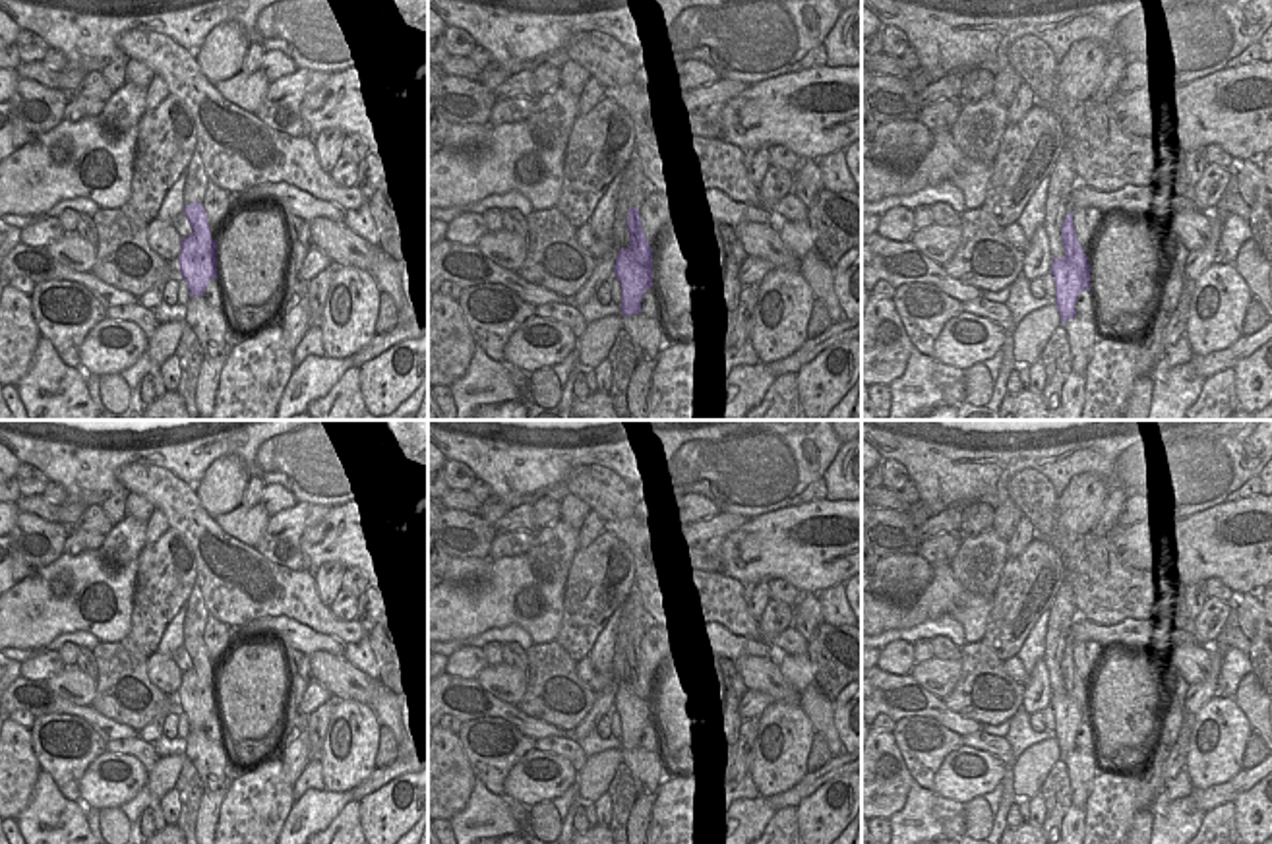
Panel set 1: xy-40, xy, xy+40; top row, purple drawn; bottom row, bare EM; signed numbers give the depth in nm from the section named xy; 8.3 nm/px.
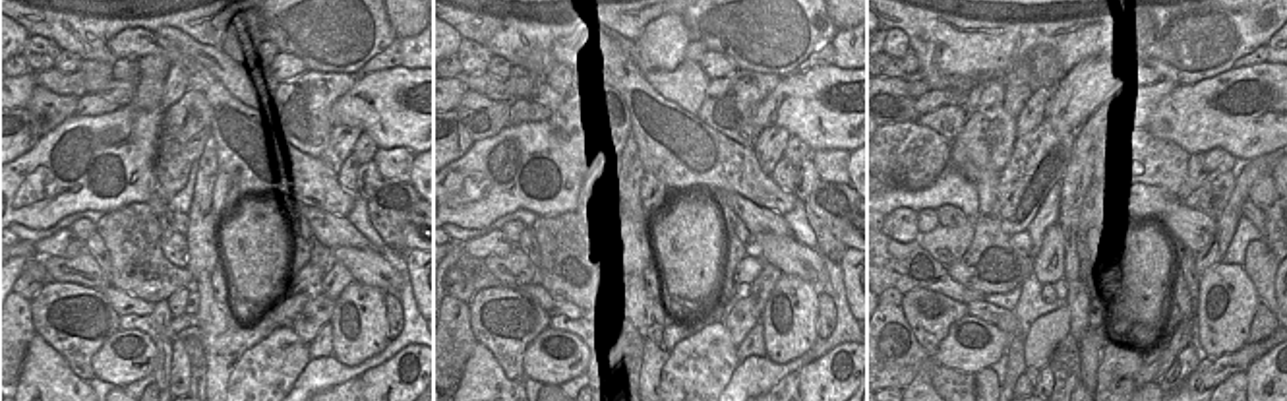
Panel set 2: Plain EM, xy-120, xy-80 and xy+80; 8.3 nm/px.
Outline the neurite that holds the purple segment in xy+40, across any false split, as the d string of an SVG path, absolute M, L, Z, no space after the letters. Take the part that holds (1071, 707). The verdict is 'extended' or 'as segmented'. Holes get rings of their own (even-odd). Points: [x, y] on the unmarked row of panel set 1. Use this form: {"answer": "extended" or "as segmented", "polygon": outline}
{"answer": "as segmented", "polygon": "M1067 647L1061 664L1063 691L1053 691L1049 707L1055 714L1055 739L1061 749L1061 757L1075 751L1075 738L1078 726L1090 724L1090 697L1088 689L1082 685L1073 660L1073 647Z"}

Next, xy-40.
{"answer": "as segmented", "polygon": "M203 637L184 639L184 648L194 666L180 676L178 701L192 732L203 730L207 716L217 712L217 674L209 666Z"}

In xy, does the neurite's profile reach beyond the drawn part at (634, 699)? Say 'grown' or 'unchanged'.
unchanged

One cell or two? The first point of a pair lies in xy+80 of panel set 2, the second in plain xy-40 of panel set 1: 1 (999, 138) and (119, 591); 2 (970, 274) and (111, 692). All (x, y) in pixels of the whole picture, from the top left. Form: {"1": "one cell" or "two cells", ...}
{"1": "two cells", "2": "one cell"}

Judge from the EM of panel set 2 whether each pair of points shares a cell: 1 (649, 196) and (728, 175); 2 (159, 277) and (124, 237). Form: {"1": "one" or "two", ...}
{"1": "two", "2": "one"}

